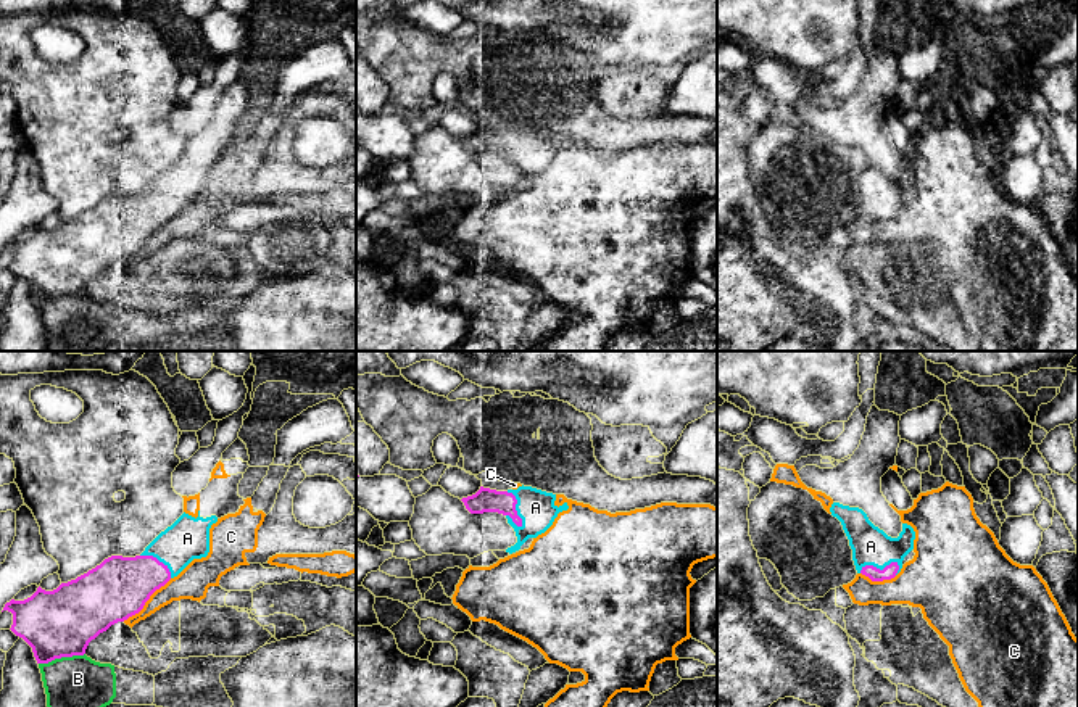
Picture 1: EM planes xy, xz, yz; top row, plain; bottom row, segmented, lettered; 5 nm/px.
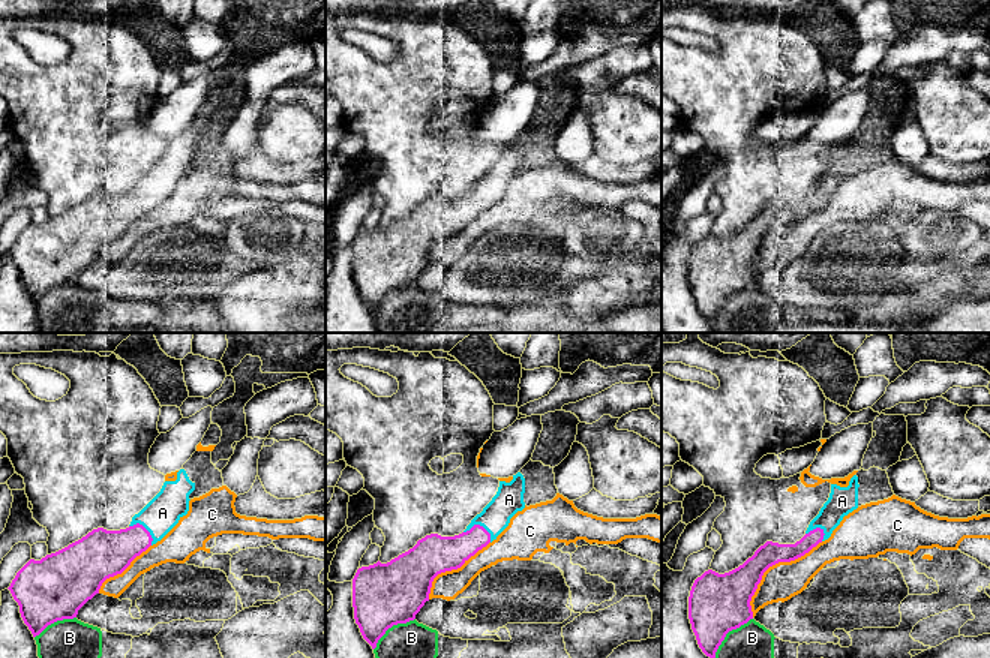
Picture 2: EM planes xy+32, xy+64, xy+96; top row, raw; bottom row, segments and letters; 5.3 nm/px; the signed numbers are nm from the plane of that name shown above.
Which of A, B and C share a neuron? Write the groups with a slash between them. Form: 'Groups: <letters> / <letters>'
Groups: A / B / C

